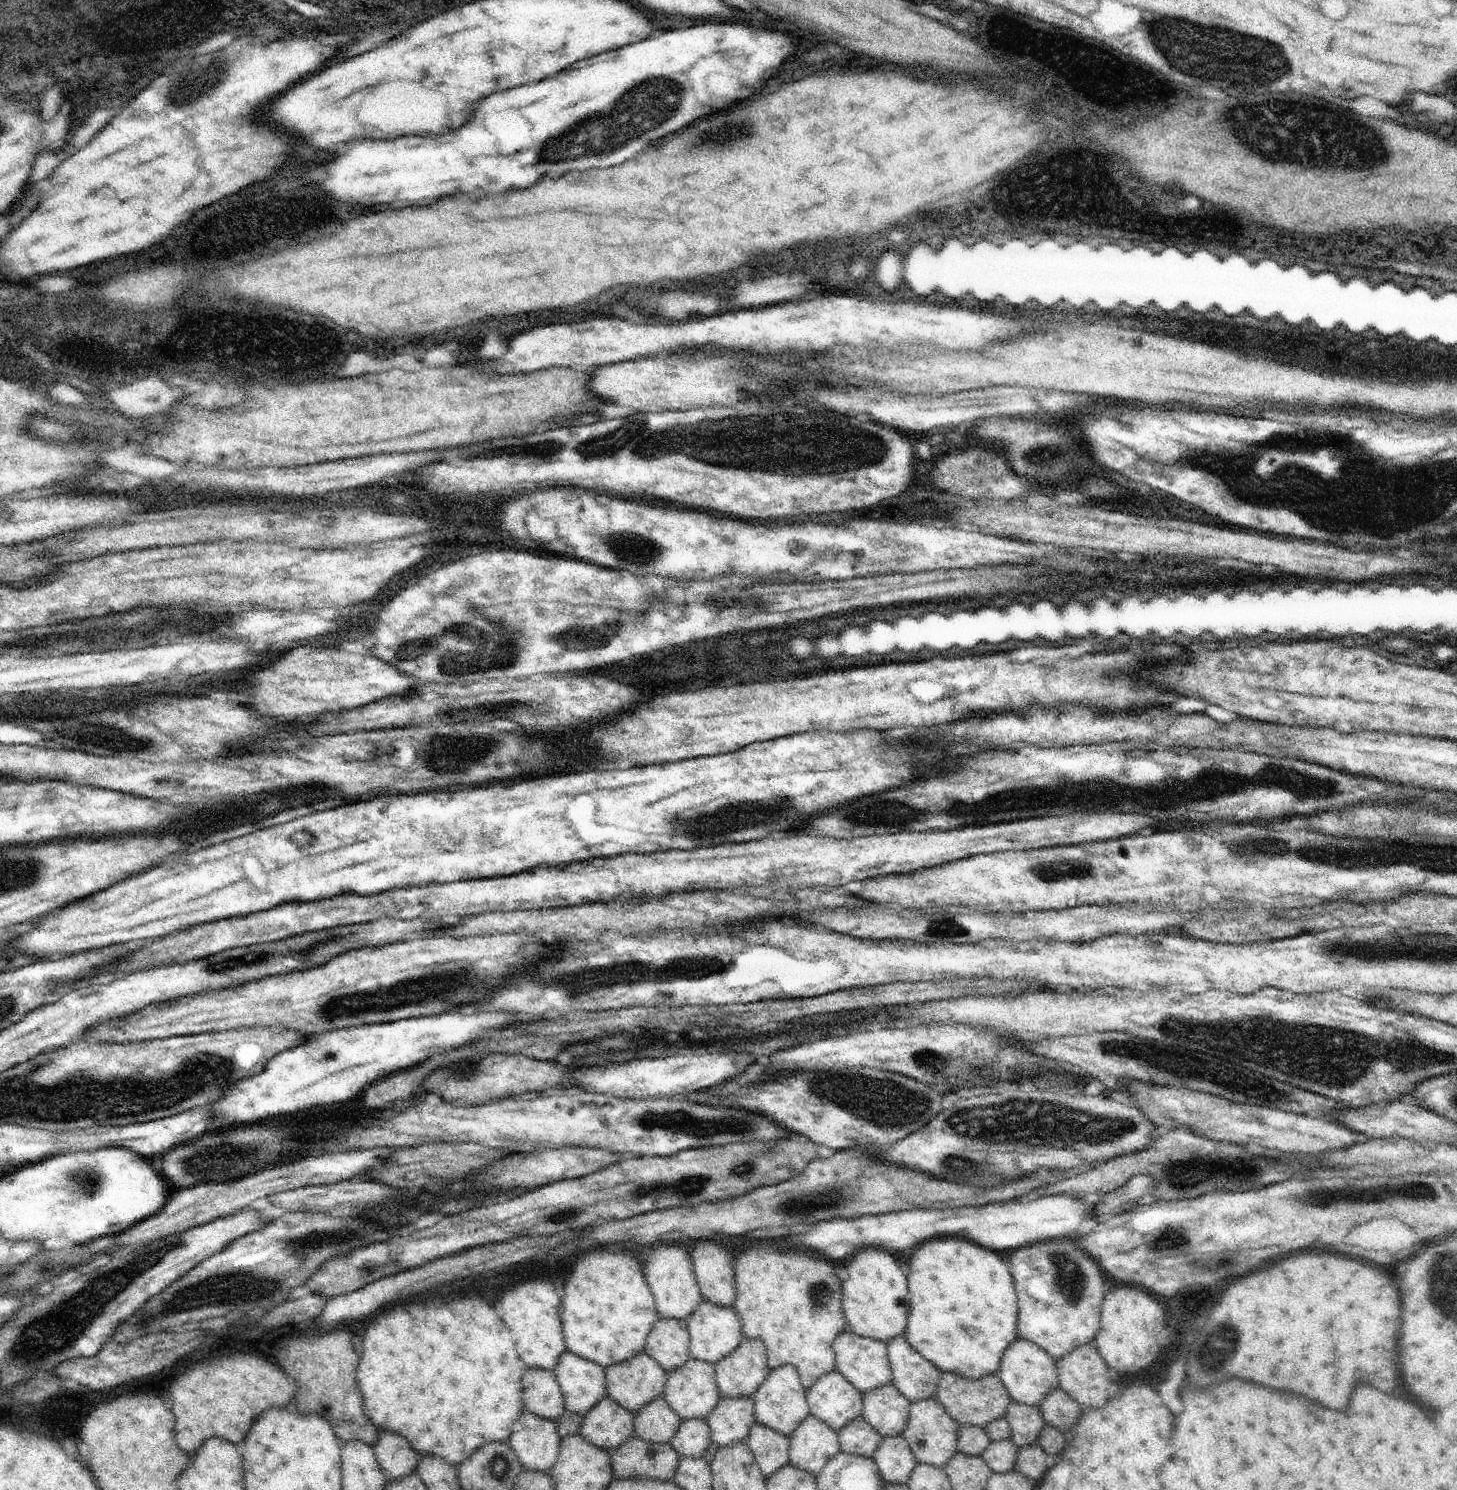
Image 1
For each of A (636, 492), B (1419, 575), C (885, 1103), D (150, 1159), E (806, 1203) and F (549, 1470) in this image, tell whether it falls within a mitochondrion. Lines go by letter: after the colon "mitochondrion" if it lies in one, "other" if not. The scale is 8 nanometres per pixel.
A: other
B: other
C: mitochondrion
D: other
E: mitochondrion
F: other

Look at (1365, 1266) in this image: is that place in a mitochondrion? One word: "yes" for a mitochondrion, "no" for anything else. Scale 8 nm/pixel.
no

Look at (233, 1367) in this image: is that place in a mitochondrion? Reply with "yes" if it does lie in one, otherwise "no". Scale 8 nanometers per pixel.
no

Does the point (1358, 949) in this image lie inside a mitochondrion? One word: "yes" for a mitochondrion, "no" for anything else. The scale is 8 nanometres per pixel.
yes

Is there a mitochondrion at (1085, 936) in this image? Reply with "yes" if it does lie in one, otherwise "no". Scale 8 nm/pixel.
no

